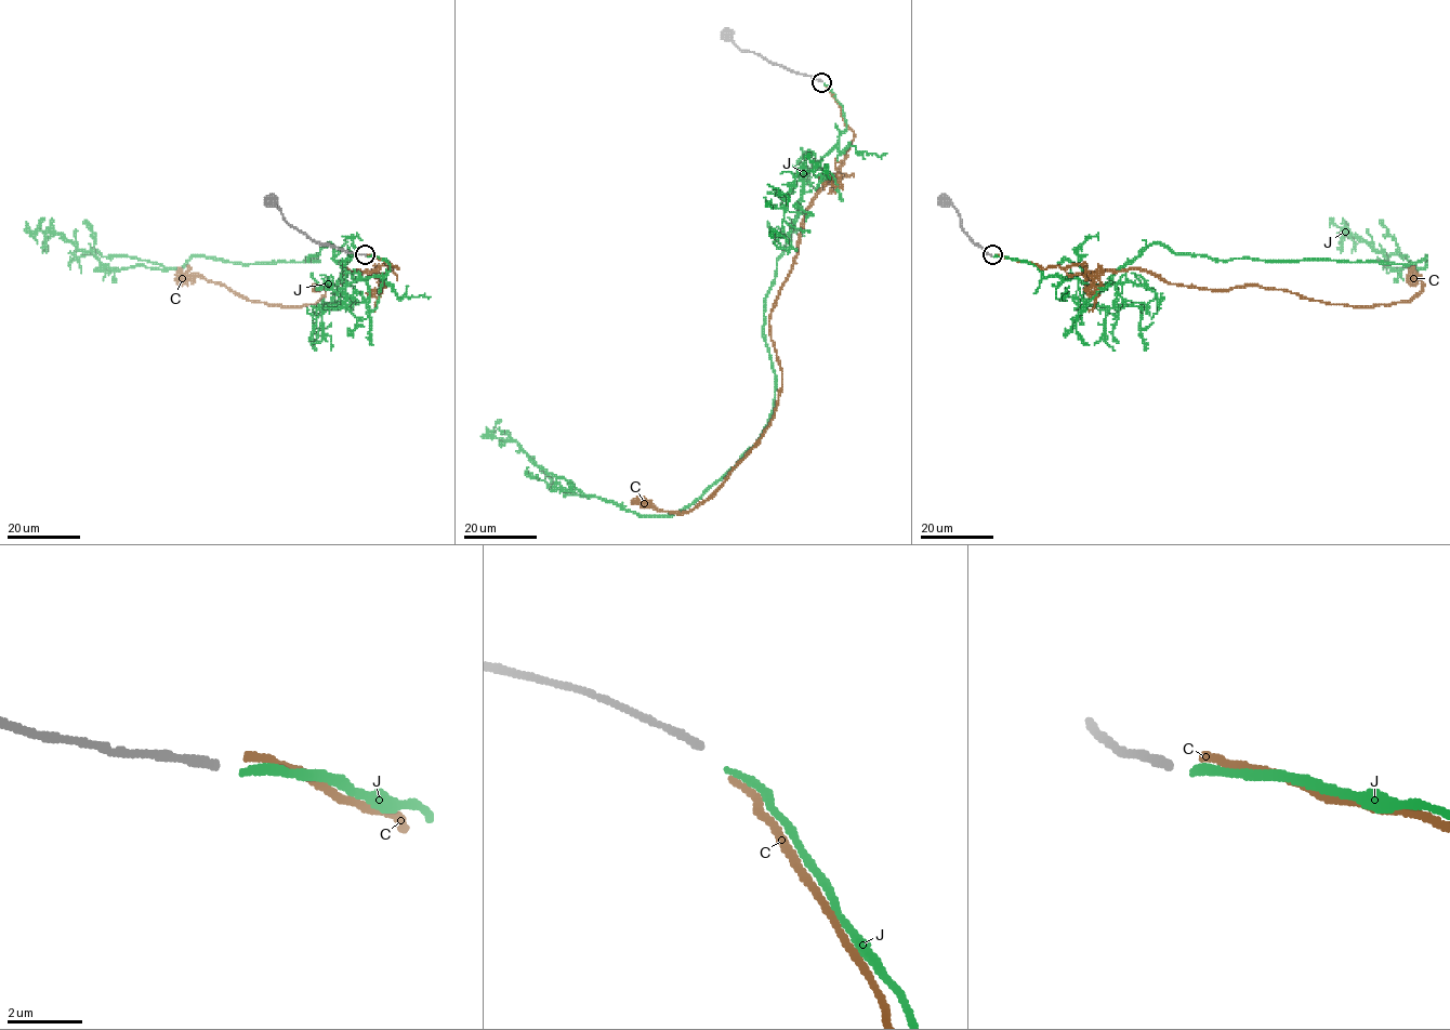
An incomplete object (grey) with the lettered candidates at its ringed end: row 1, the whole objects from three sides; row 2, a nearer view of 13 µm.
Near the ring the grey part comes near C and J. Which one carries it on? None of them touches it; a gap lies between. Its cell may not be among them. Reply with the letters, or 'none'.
none

